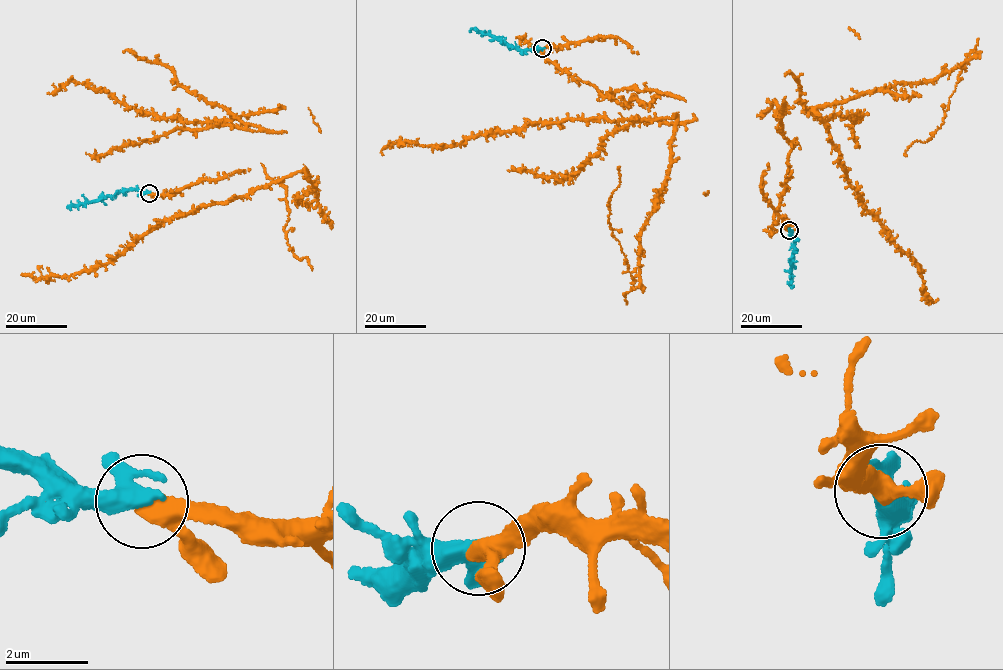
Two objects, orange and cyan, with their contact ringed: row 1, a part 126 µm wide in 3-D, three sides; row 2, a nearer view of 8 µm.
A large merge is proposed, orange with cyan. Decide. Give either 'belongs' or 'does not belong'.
belongs

